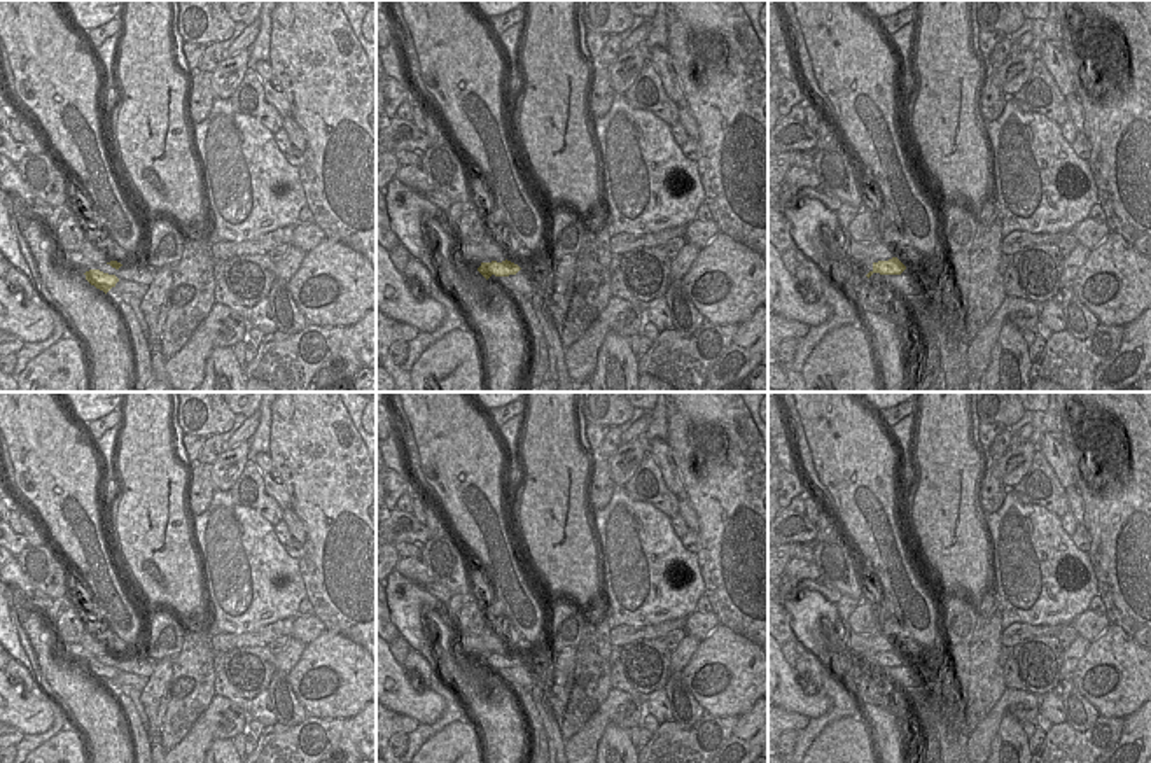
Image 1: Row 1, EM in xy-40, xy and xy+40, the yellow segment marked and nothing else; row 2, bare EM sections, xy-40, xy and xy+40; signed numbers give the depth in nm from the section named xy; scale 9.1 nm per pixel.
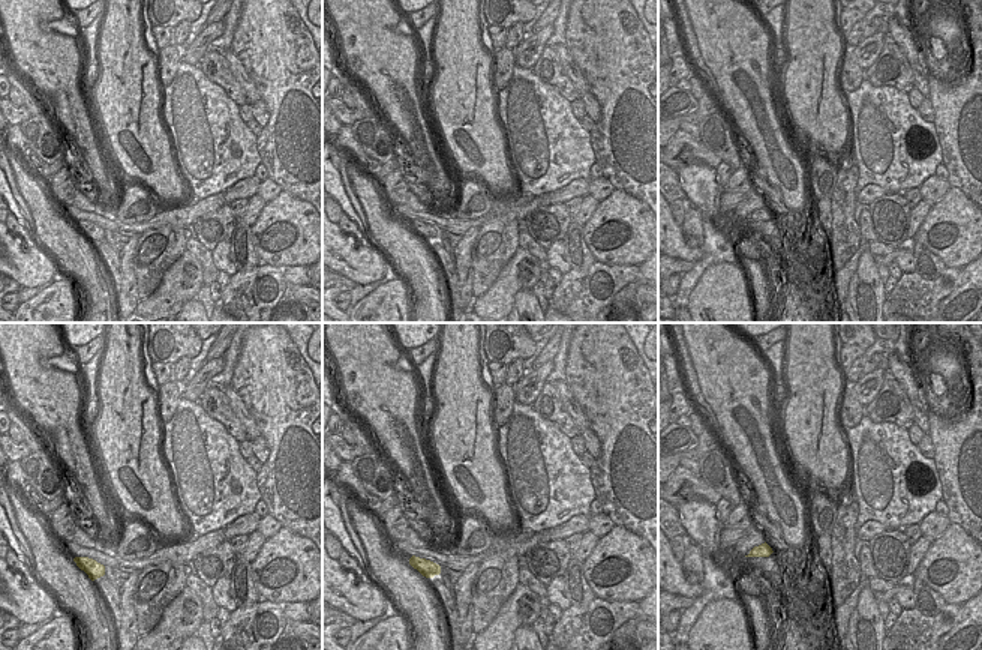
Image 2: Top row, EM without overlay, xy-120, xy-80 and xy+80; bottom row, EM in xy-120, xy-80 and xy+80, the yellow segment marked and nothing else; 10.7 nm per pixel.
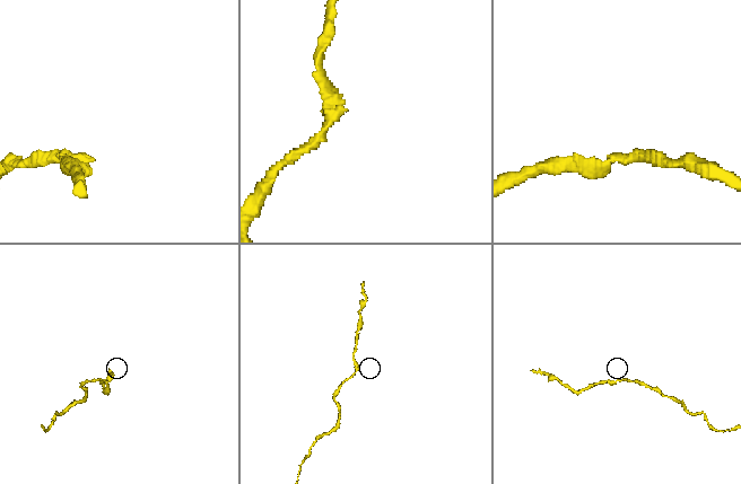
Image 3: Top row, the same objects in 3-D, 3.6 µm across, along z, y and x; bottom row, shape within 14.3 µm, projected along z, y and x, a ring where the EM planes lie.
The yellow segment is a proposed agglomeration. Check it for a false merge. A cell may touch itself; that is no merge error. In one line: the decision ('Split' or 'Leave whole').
Leave whole

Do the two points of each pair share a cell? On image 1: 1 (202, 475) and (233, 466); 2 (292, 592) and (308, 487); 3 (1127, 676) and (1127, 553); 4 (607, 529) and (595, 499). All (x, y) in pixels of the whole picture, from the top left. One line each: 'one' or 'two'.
1: two
2: two
3: two
4: two

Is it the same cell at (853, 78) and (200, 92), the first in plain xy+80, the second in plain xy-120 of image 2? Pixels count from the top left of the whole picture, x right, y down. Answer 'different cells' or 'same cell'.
different cells

